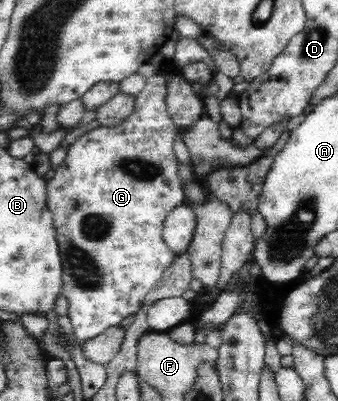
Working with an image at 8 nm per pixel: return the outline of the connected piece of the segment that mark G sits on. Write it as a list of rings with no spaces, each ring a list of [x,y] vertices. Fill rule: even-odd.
[[[158,61],[159,70],[157,73],[146,79],[145,88],[136,96],[134,102],[134,112],[116,127],[98,127],[87,134],[82,134],[73,144],[69,144],[68,154],[62,165],[56,168],[54,177],[47,183],[47,207],[51,210],[55,228],[56,237],[61,254],[61,265],[63,270],[63,288],[62,294],[66,296],[69,304],[69,317],[73,327],[73,332],[78,342],[90,341],[91,338],[102,334],[106,329],[117,326],[128,316],[136,314],[146,294],[158,284],[164,270],[174,262],[174,253],[166,246],[162,237],[163,223],[167,214],[184,204],[185,194],[182,190],[180,178],[178,178],[178,162],[173,152],[175,137],[180,132],[179,127],[172,121],[168,115],[166,107],[166,94],[168,92],[167,74],[174,71],[169,62]]]

